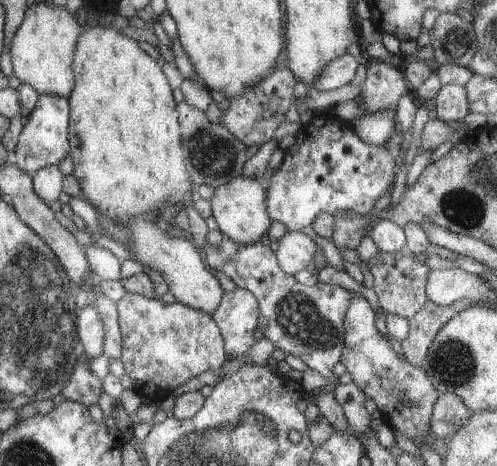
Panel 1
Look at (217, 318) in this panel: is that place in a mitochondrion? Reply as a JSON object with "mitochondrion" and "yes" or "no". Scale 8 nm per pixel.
{"mitochondrion":"no"}

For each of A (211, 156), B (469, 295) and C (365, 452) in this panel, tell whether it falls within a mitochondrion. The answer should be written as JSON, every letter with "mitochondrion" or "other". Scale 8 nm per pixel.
{"A":"mitochondrion","B":"other","C":"other"}

